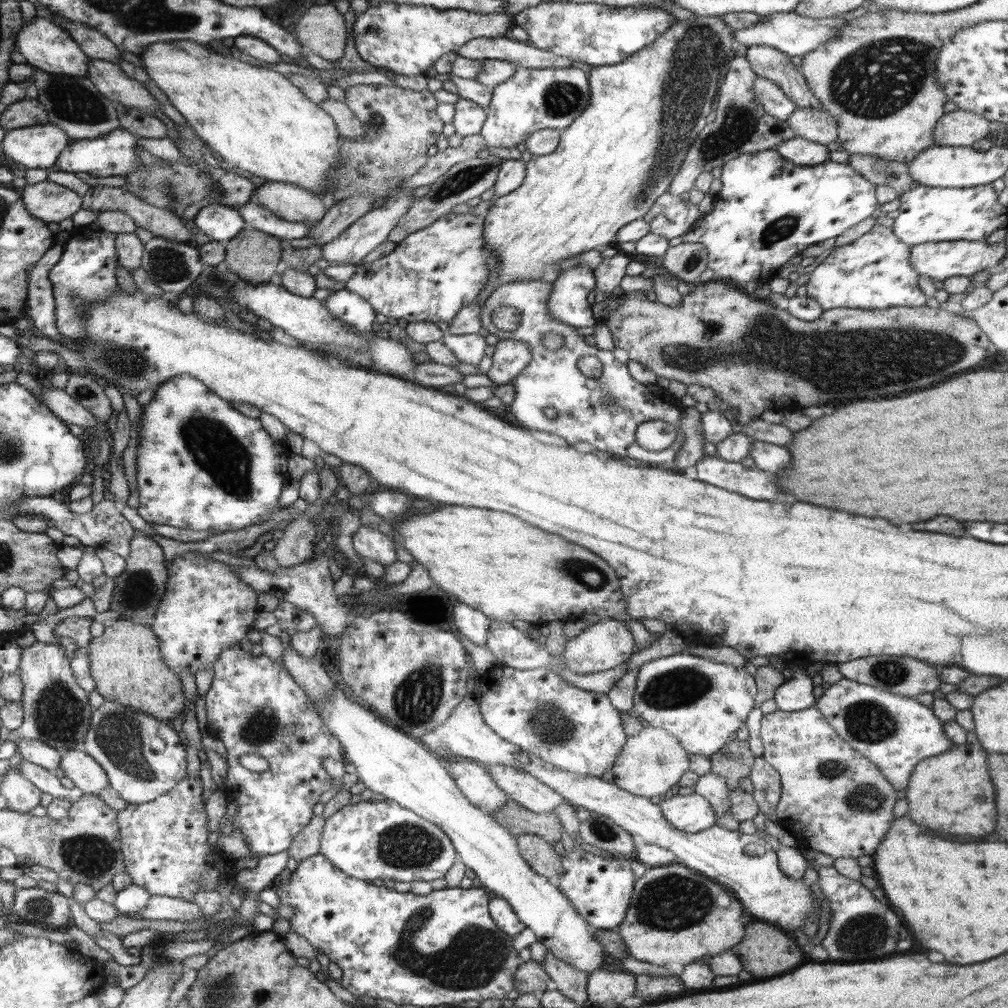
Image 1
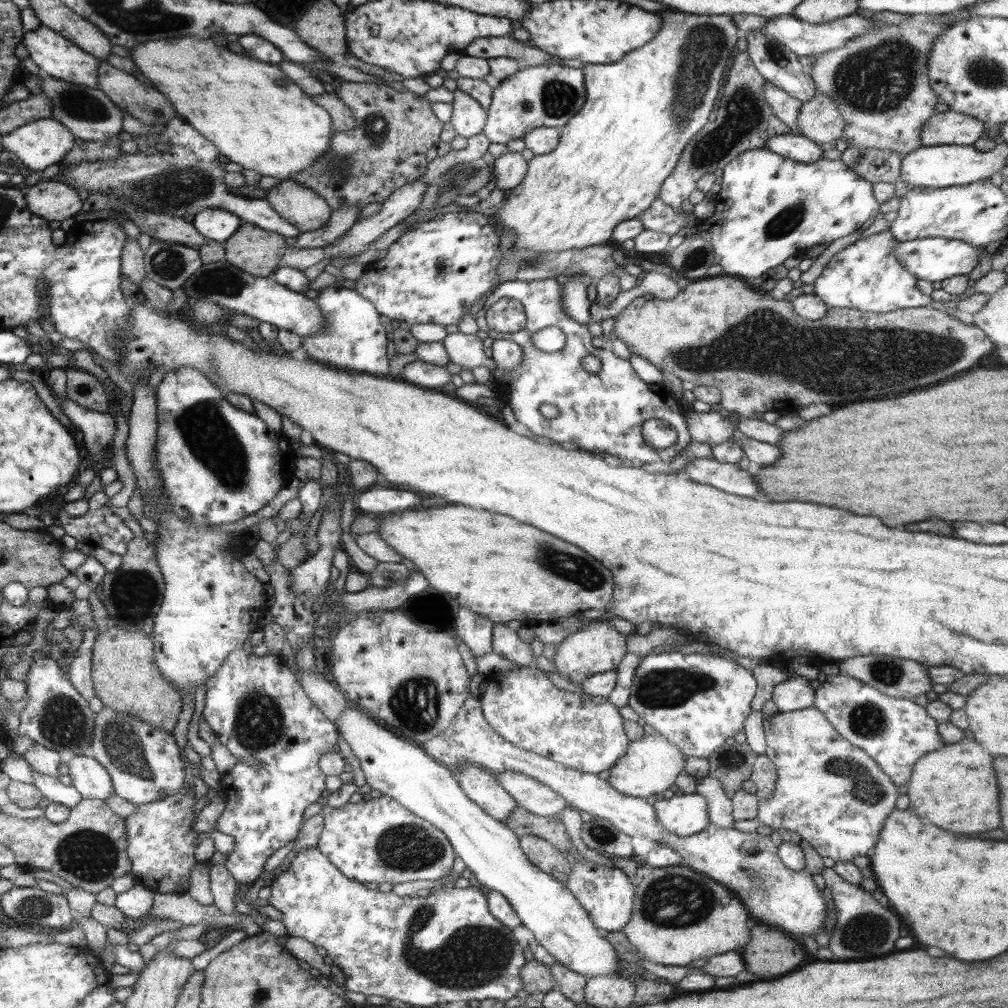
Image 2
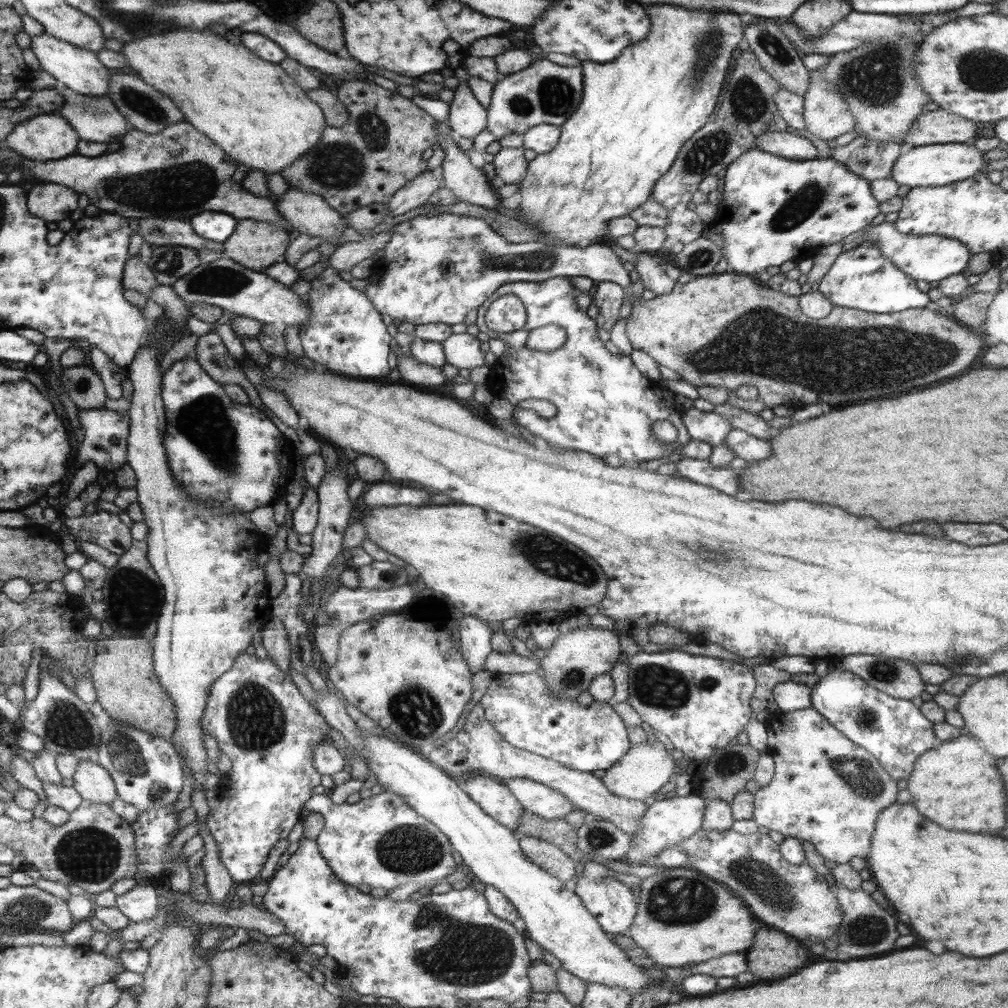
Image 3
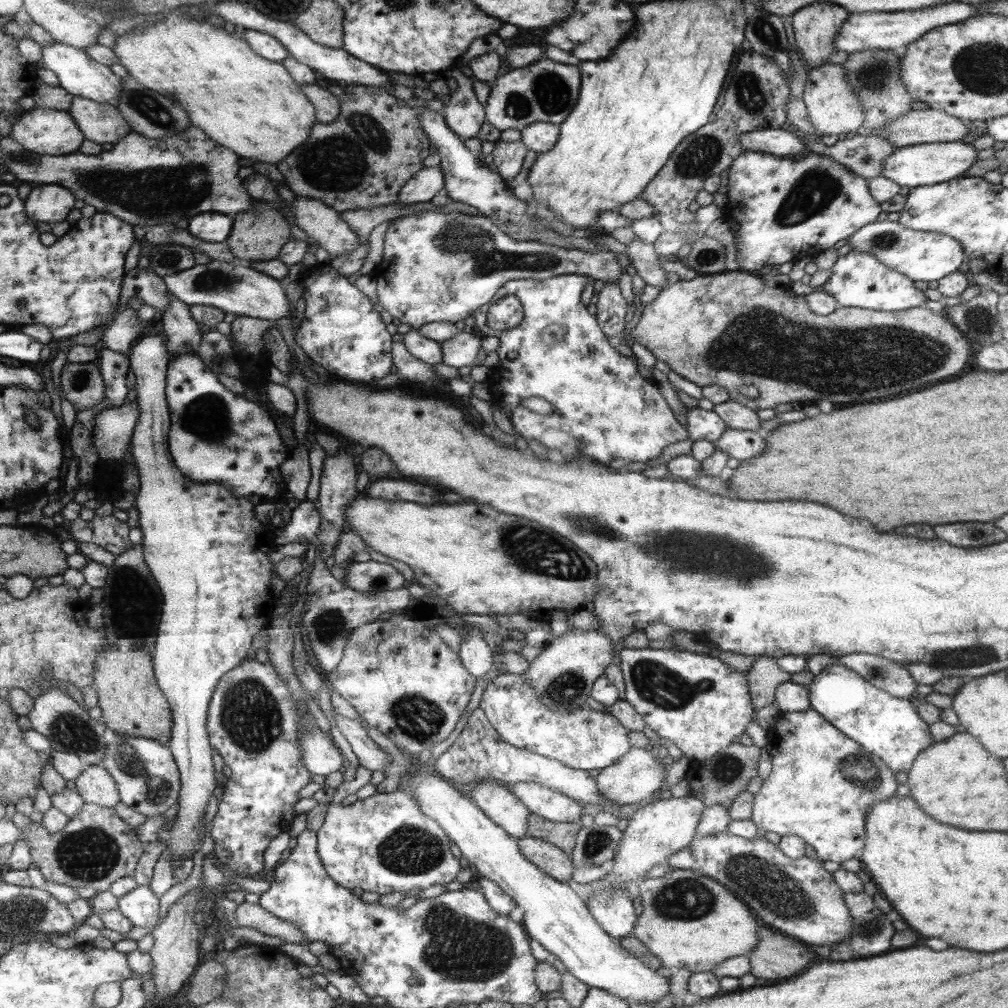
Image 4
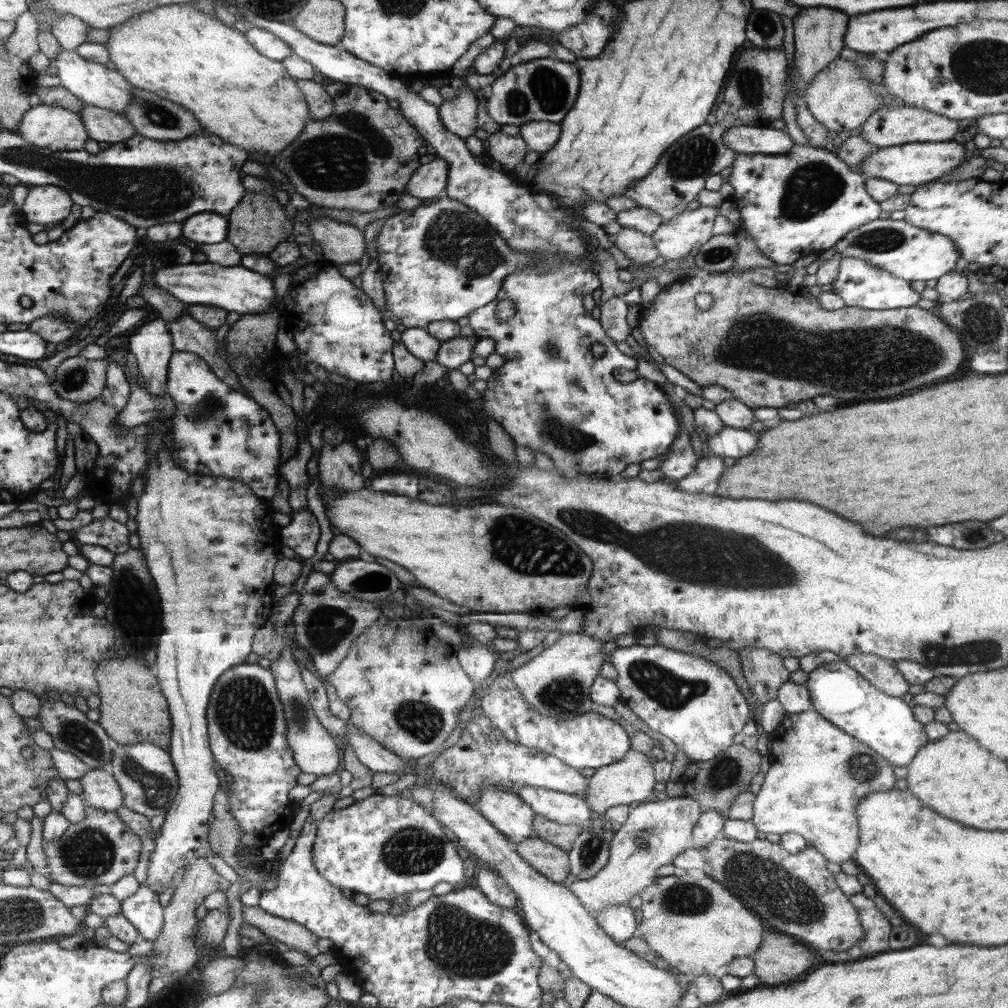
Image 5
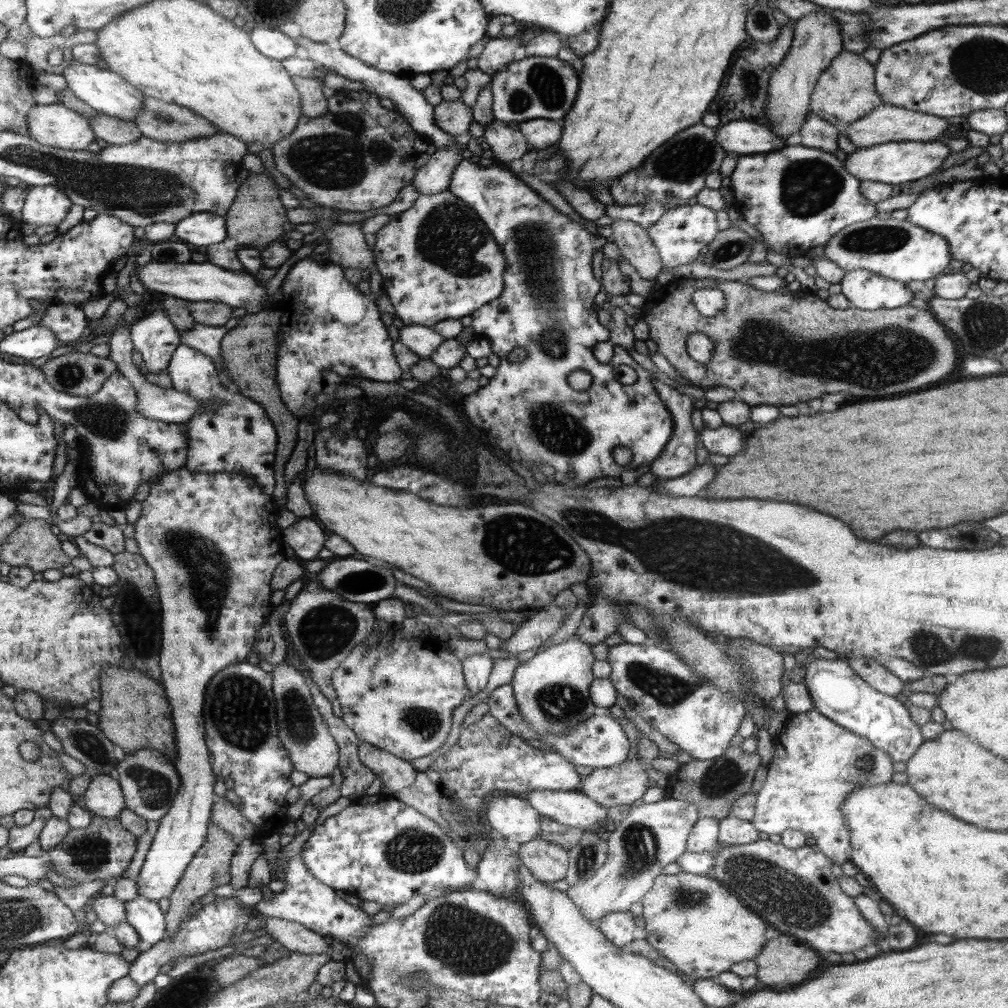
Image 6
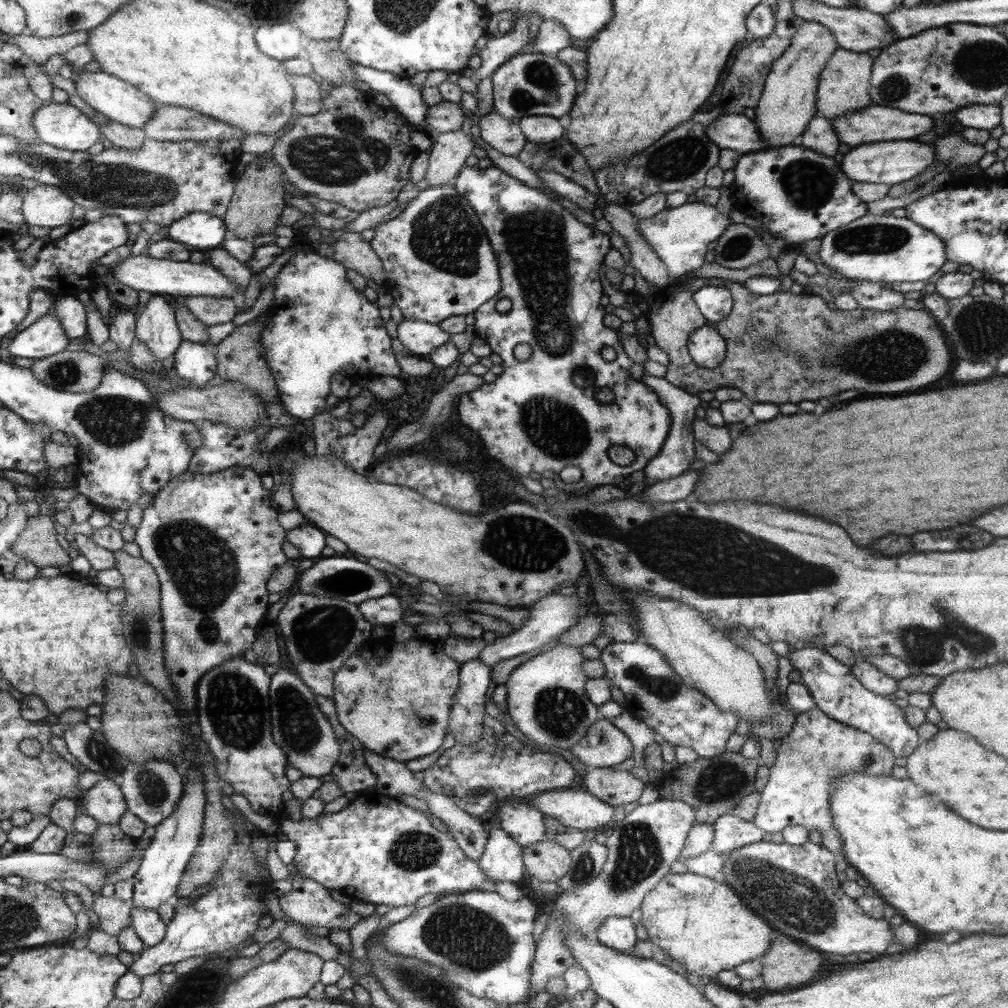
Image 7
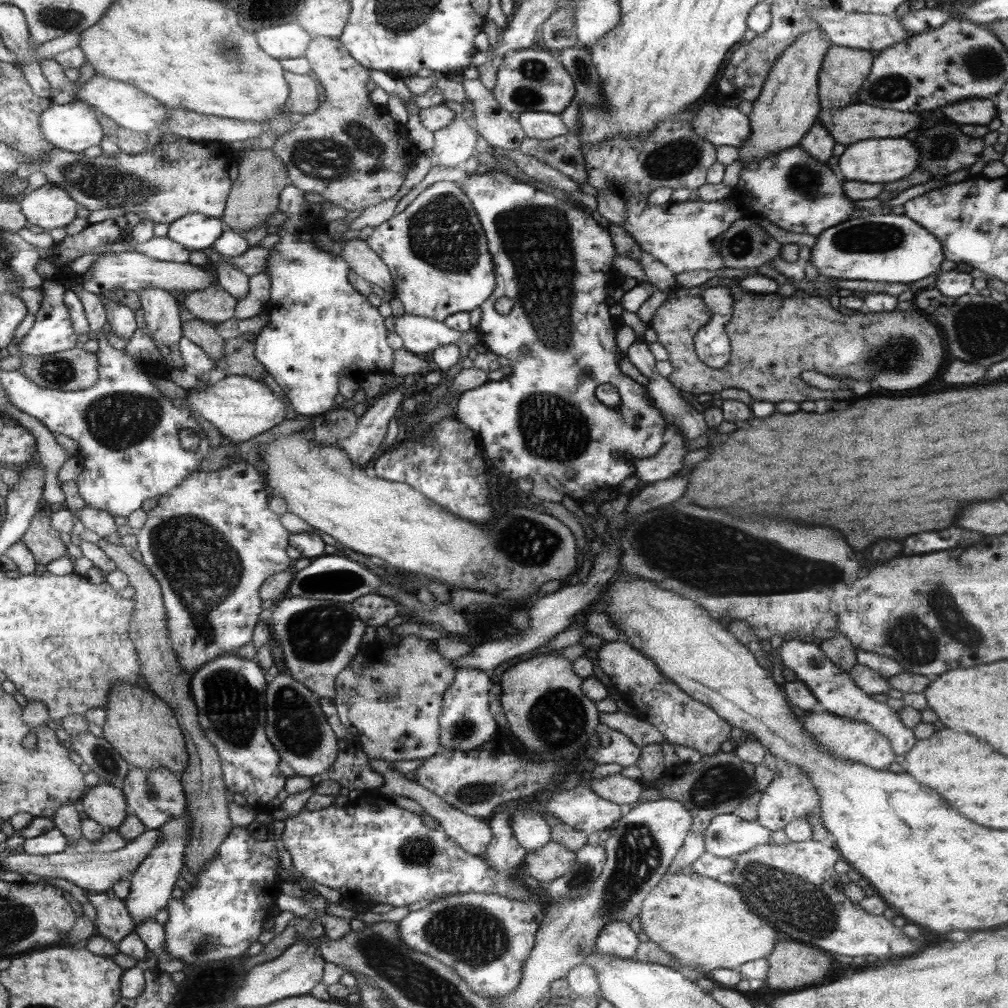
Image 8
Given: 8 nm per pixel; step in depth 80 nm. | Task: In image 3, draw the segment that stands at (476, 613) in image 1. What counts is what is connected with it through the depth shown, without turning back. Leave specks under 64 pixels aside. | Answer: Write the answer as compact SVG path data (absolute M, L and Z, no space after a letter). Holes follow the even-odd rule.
M468 614L462 619L459 628L459 645L463 655L467 657L468 666L472 671L484 671L486 658L493 651L491 636L494 632L484 620Z

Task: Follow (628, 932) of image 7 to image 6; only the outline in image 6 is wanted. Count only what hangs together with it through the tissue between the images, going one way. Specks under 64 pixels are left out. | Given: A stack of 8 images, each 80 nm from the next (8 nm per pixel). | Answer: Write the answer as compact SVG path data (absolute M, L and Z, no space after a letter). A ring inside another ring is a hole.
M630 911L616 912L606 915L596 922L604 936L616 947L628 949L628 944L634 942L634 918Z

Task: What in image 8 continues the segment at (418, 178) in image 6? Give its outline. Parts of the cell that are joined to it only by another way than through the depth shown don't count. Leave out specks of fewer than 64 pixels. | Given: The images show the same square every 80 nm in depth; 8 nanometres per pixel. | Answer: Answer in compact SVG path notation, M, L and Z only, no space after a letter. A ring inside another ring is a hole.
M456 114L453 121L435 132L435 143L431 149L433 165L454 168L464 166L466 160L476 151L478 132L471 120Z

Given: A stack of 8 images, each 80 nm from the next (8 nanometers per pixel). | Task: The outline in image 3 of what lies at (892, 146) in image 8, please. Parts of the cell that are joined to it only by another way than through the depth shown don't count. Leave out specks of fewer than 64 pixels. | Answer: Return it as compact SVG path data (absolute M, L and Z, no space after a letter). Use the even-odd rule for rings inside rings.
M972 143L929 144L906 148L896 159L891 170L891 180L898 185L915 187L937 187L968 180L981 172L981 168L990 161L984 157Z

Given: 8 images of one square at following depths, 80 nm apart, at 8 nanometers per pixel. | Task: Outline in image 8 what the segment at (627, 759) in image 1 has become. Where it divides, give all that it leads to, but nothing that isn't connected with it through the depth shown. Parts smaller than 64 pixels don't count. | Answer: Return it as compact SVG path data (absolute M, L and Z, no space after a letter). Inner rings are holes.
M622 773L594 779L588 785L604 800L610 800L613 804L618 805L630 805L632 802L636 802L644 788L636 782L636 779L630 780Z

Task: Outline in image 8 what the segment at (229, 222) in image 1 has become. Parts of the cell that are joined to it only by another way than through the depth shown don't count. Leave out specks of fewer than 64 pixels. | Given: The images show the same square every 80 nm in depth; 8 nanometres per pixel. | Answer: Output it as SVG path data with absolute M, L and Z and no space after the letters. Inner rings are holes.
M196 213L171 223L167 237L188 251L204 251L215 246L225 229L221 218Z

